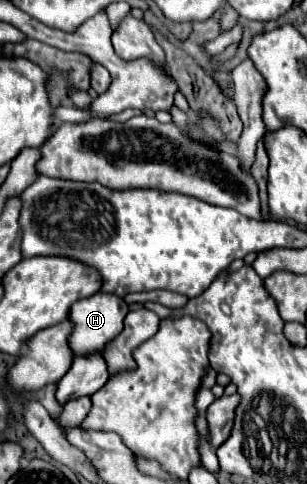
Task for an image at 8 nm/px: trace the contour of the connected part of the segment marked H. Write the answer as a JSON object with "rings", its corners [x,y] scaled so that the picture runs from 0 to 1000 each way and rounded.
{"rings":[[[329,601],[283,618],[251,622],[225,647],[225,659],[238,663],[225,717],[231,717],[238,733],[277,738],[277,733],[303,733],[303,729],[336,729],[336,721],[401,684],[401,659],[407,659],[414,643],[420,638],[401,626],[401,618],[388,618],[362,605],[329,605]]]}

